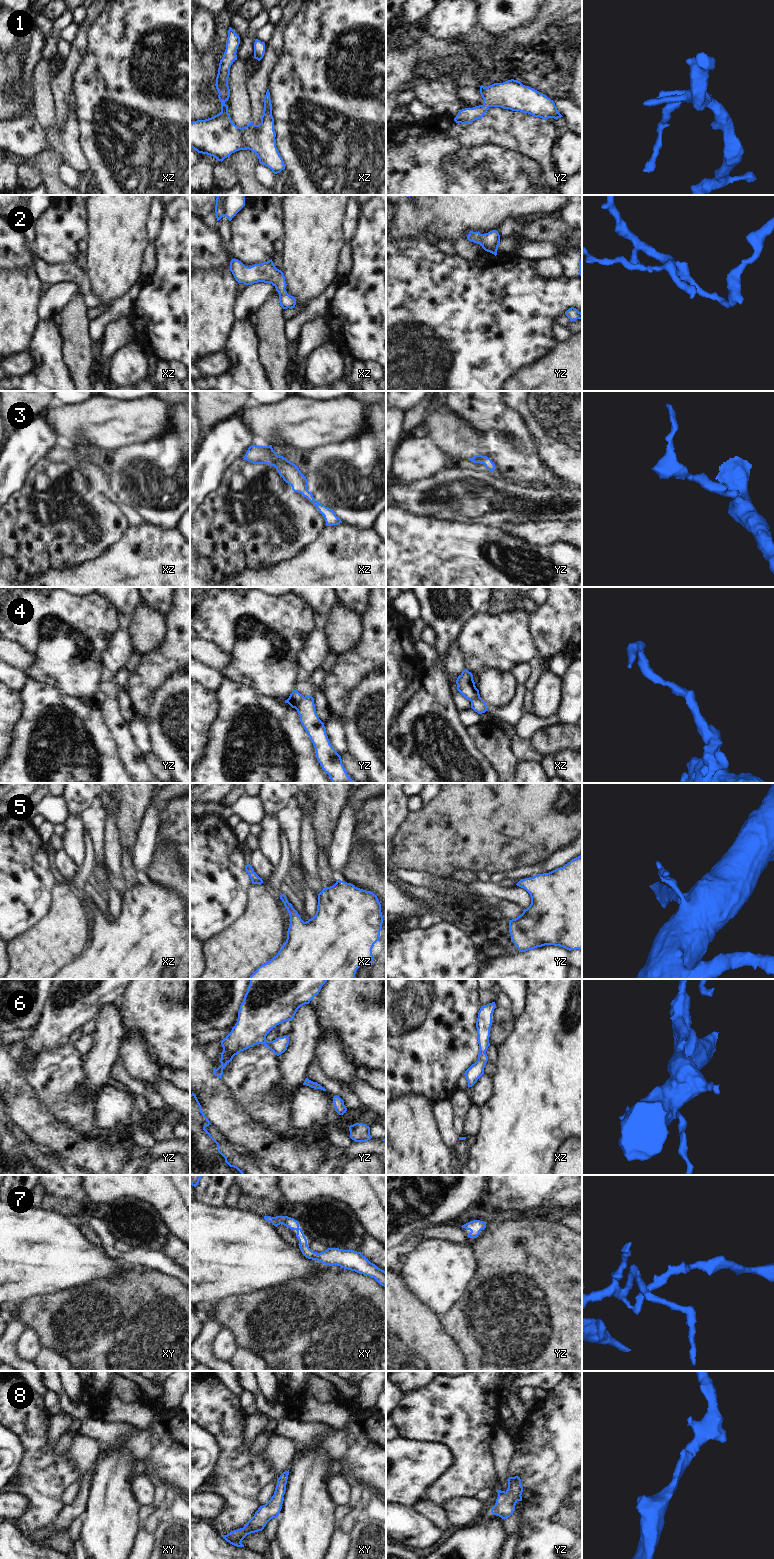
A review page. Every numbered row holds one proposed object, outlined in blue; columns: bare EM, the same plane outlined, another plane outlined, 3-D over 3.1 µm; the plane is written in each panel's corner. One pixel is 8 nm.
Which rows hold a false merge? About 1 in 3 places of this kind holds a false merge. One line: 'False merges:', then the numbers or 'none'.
False merges: 4

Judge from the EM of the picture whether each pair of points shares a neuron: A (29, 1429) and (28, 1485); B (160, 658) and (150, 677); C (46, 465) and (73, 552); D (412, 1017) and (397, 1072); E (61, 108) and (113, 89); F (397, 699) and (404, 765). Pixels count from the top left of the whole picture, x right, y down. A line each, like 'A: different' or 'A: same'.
A: same
B: same
C: same
D: same
E: different
F: different

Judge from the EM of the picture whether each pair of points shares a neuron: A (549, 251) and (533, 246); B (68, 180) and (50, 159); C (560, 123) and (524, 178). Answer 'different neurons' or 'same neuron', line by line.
A: same neuron
B: different neurons
C: different neurons

